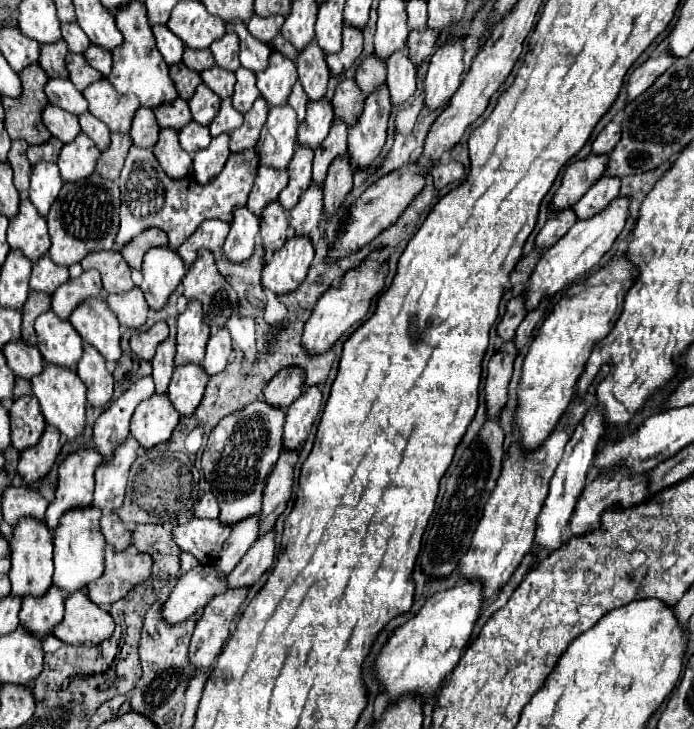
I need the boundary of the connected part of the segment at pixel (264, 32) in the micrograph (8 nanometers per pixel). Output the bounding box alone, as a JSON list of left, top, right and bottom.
[247,16,283,42]

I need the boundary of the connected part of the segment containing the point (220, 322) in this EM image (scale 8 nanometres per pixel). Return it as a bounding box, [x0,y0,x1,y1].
[183,250,237,330]

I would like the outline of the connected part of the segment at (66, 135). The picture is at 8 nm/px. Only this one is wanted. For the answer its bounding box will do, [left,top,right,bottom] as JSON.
[41,104,81,142]

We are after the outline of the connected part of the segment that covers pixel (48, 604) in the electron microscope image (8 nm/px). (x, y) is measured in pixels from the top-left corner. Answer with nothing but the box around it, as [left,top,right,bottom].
[19,586,65,640]

